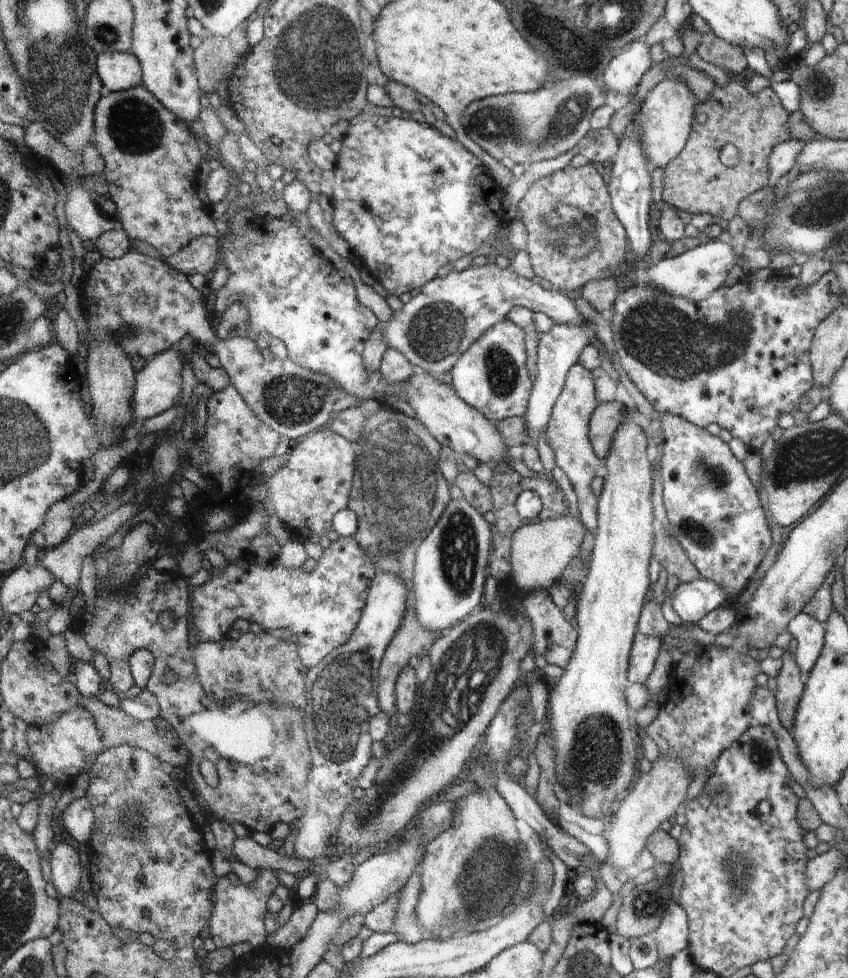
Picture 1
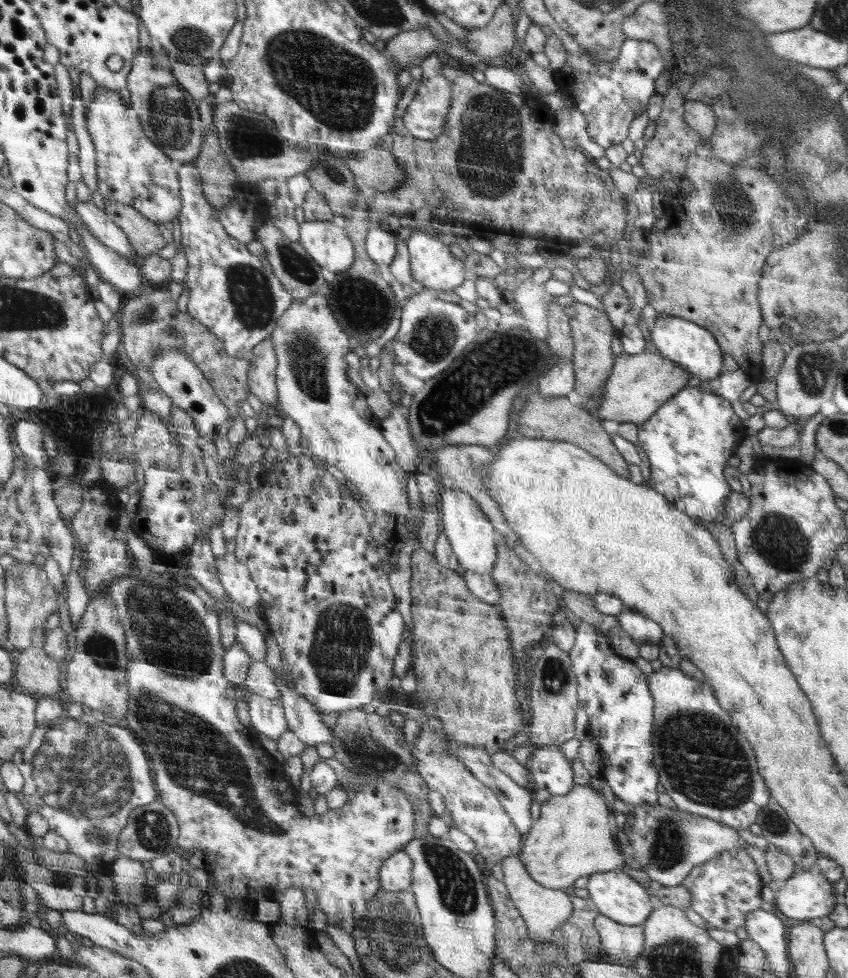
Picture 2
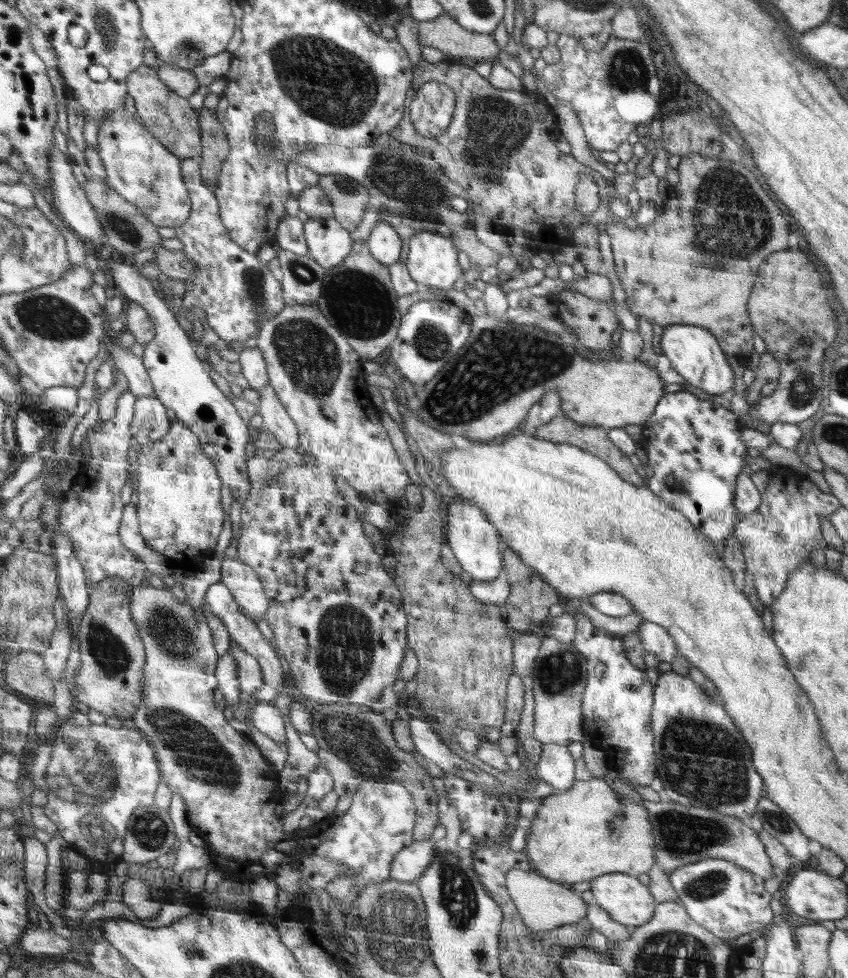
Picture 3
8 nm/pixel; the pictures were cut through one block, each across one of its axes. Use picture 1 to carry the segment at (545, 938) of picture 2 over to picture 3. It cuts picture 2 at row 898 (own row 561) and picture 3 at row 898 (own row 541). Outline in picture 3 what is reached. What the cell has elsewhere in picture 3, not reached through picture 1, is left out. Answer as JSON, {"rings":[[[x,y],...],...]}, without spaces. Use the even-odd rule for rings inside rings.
{"rings":[[[514,868],[507,872],[506,885],[510,891],[511,899],[516,908],[519,909],[520,916],[523,917],[525,925],[528,925],[538,934],[544,934],[547,930],[558,928],[568,923],[580,922],[587,915],[587,903],[573,888],[557,883],[538,872],[520,870]]]}

